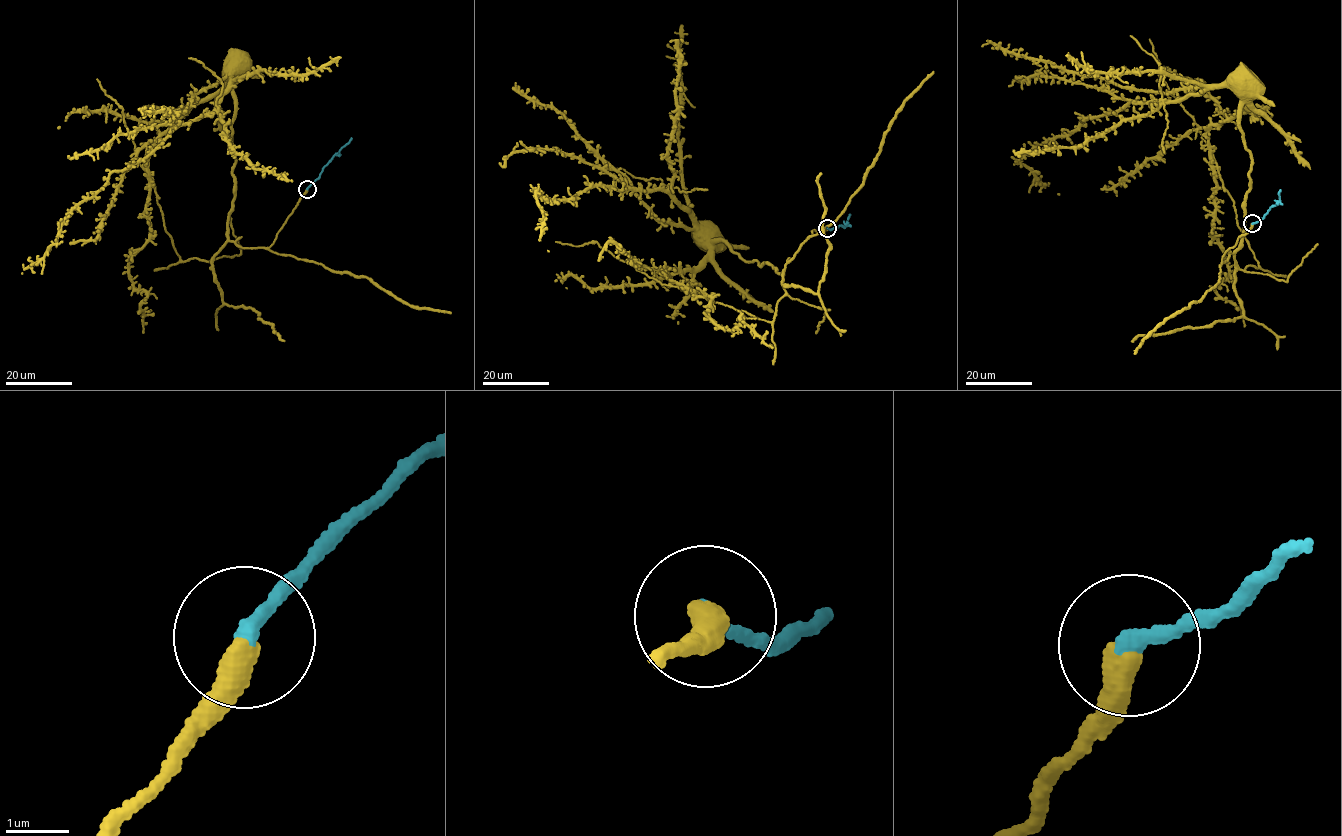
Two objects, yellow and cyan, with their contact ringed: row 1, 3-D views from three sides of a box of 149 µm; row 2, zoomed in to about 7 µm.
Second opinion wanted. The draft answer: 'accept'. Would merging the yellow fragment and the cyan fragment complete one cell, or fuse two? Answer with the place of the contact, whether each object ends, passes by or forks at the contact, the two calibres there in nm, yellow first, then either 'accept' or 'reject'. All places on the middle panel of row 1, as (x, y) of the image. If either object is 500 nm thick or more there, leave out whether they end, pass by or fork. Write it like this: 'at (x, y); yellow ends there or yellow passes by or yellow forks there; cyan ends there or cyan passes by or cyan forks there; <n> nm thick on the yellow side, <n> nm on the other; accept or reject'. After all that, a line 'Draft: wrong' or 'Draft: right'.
at (827, 228); yellow ends there; cyan ends there; 420 nm thick on the yellow side, 260 nm on the other; accept
Draft: right

